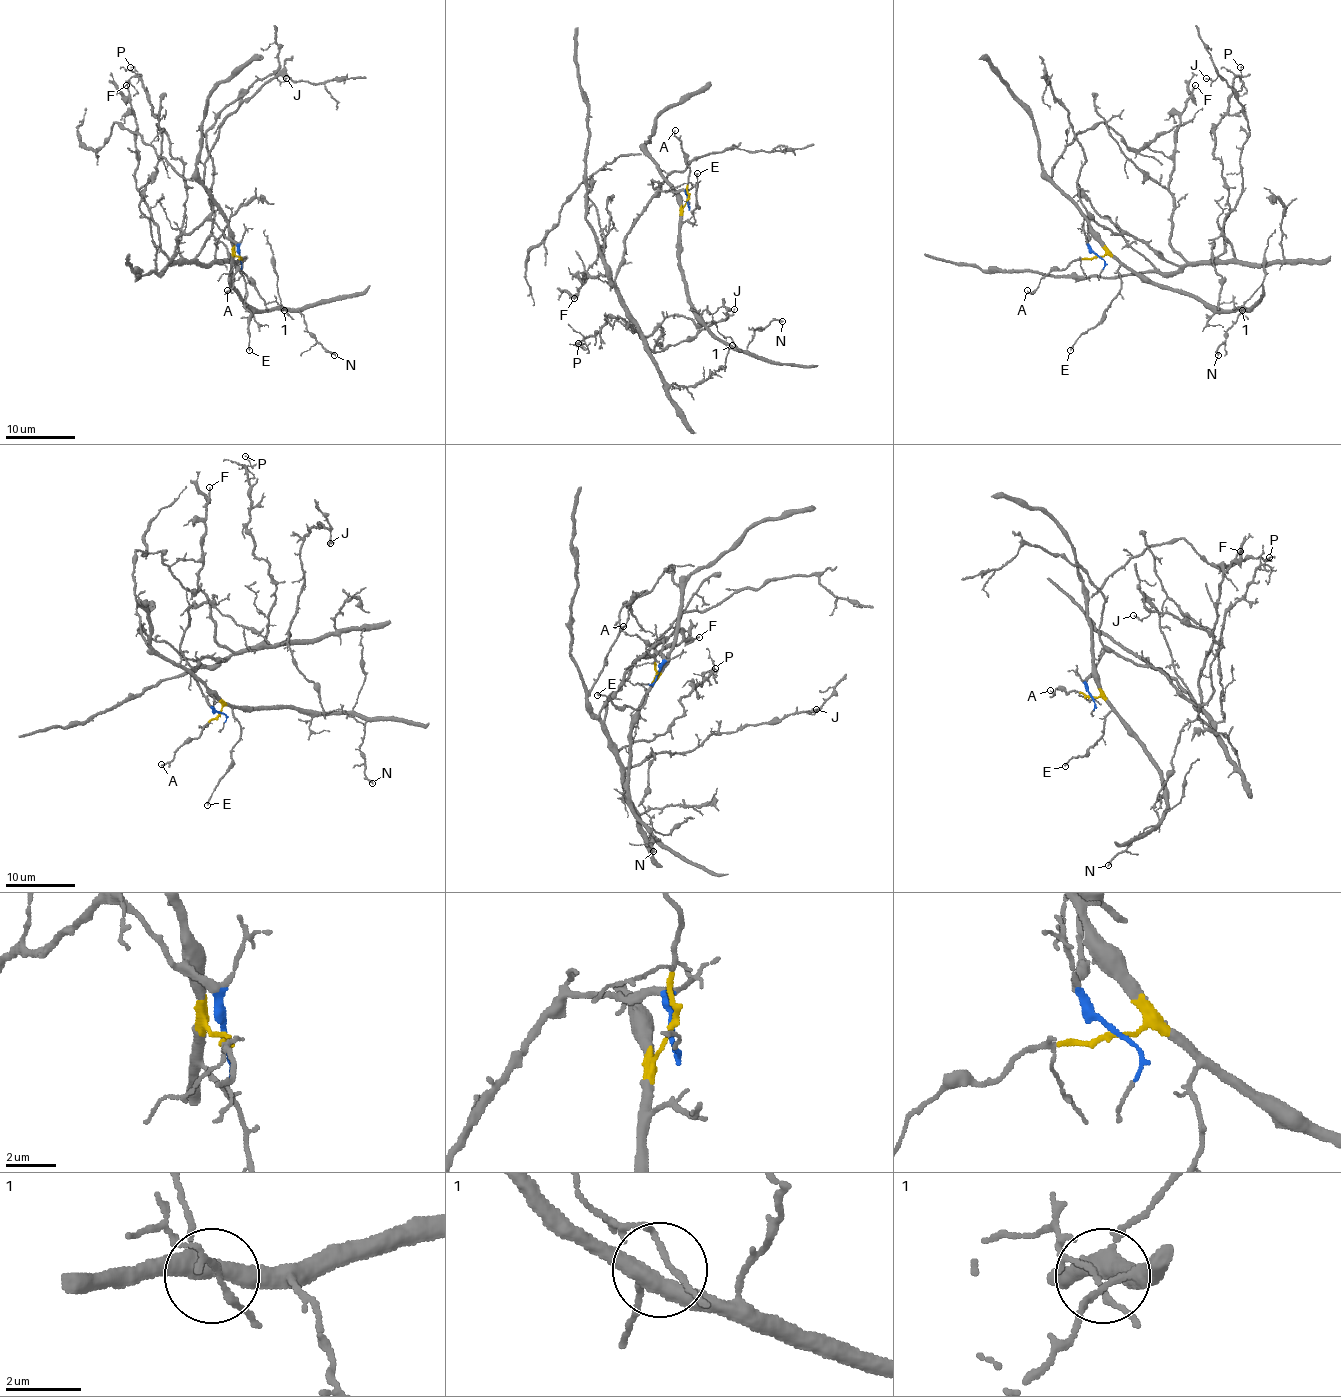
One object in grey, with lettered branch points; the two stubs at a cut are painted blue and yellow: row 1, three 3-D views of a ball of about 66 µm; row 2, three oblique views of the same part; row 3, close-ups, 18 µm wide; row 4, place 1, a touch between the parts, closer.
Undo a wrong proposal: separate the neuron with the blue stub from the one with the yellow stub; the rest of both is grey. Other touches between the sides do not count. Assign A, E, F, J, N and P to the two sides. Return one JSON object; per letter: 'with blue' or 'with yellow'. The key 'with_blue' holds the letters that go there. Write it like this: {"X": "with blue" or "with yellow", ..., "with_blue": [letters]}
{"A": "with yellow", "E": "with yellow", "F": "with blue", "J": "with blue", "N": "with yellow", "P": "with blue", "with_blue": ["F", "J", "P"]}

